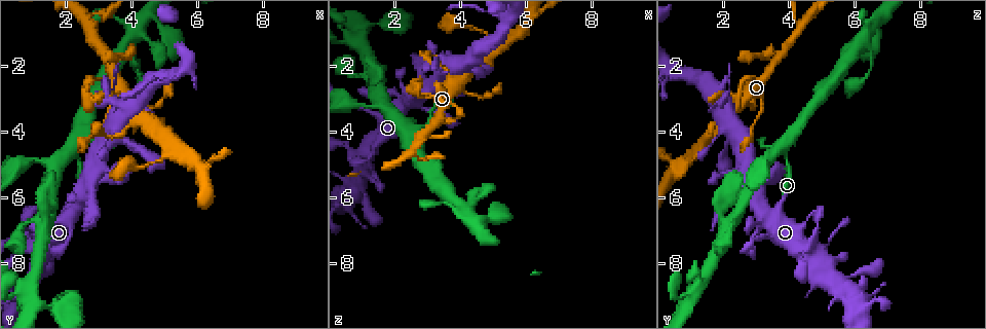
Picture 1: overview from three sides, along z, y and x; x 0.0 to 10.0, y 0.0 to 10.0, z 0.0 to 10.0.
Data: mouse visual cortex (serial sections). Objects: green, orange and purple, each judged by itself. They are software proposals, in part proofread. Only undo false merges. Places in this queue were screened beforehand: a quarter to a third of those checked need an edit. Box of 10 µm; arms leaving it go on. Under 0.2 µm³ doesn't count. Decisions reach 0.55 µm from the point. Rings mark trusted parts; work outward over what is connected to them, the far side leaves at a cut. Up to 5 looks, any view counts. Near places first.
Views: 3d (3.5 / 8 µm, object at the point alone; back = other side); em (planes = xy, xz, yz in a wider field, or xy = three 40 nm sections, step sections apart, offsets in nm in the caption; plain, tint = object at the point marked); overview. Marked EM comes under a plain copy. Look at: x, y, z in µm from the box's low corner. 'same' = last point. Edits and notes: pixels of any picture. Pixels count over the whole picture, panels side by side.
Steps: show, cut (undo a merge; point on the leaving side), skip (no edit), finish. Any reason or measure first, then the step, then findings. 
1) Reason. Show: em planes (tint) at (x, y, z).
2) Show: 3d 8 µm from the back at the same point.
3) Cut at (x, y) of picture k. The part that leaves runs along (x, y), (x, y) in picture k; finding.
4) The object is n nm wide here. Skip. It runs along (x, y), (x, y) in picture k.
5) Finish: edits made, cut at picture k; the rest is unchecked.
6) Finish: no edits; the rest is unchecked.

Three arms meet. Show: 3d 3.5 µm at (2.75, 0.90, 4.35).

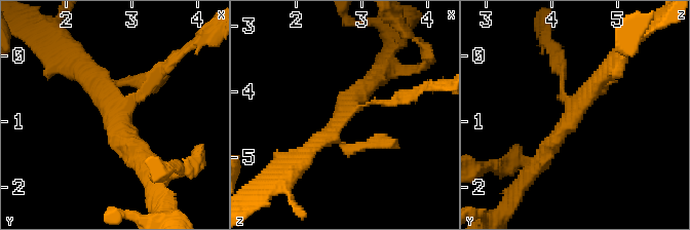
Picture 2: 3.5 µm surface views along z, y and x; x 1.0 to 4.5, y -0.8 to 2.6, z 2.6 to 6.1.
3 arms meet here; the arms are 100, 250, 250 nm wide. Show: em xy step 5 (tint) at (2.75, 0.90, 4.30).

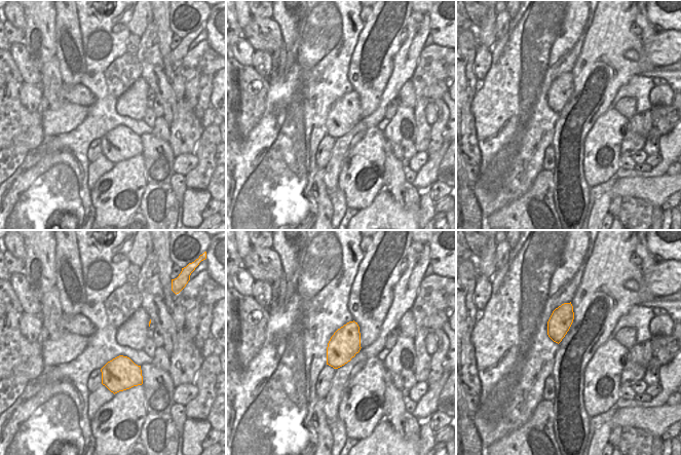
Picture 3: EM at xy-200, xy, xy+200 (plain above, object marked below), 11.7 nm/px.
Skip. It runs along (534, 167), (592, 91), (608, 67) in picture 2; continuous, no second cell.

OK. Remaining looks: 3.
Abrupt turn. Show: 3d 3.5 µm from the back at (0.95, 8.60, 1.30).

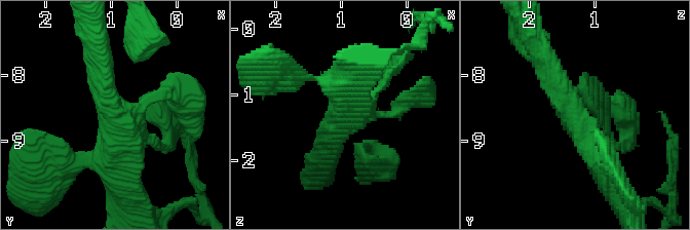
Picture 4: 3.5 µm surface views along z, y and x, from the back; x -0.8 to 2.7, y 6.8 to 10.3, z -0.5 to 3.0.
Need the tissue. Show: em planes (tint) at (1.00, 8.65, 1.30).

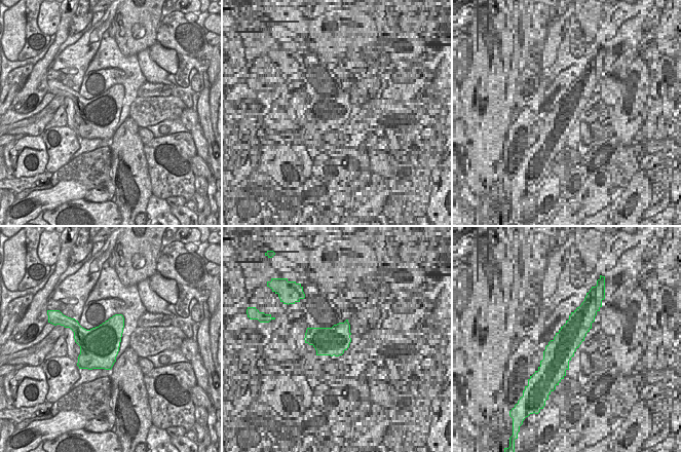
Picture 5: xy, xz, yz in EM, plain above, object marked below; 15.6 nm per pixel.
The arms are 150, 150, 350, 350 nm wide. Skip. One cell here.

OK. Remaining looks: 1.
Finish: no edits; the rest is unchecked.

